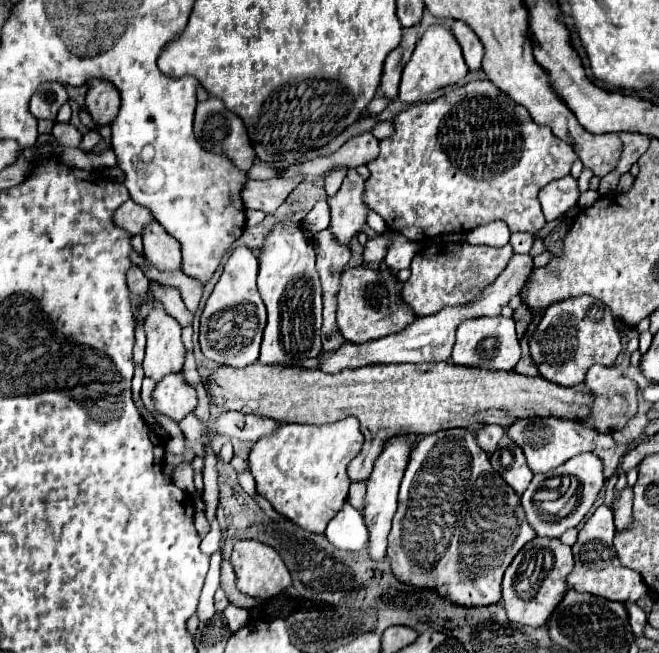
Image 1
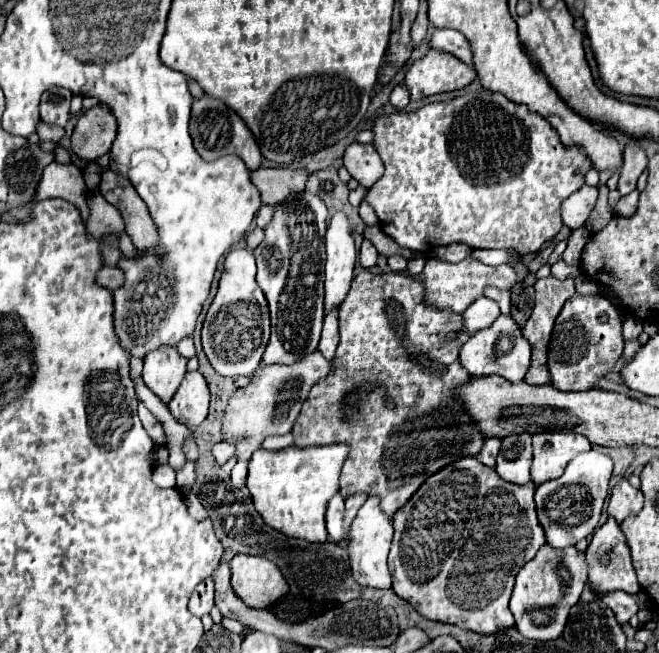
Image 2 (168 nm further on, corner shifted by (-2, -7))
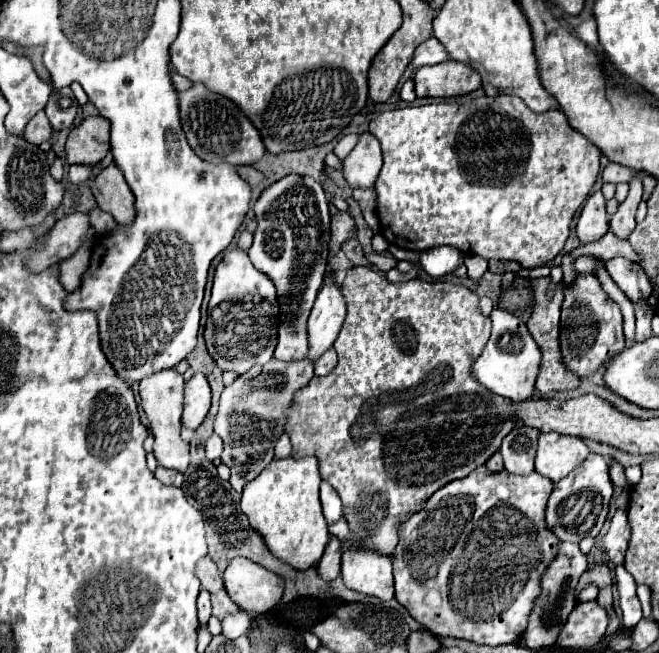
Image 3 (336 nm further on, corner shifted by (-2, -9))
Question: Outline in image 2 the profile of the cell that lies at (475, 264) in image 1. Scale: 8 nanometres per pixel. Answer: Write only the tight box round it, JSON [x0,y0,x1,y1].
[421,257,525,313]

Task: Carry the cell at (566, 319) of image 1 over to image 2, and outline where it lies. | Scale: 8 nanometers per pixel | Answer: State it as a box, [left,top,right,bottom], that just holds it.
[547,295,623,391]

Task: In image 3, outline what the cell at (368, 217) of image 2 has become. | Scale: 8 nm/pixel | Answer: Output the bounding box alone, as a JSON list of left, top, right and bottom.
[343,133,381,189]

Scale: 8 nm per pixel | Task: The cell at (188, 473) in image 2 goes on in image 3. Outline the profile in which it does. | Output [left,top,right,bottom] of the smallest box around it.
[139,369,189,473]

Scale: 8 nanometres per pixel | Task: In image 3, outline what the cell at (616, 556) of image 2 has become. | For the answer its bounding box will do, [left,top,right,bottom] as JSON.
[603,509,631,565]

